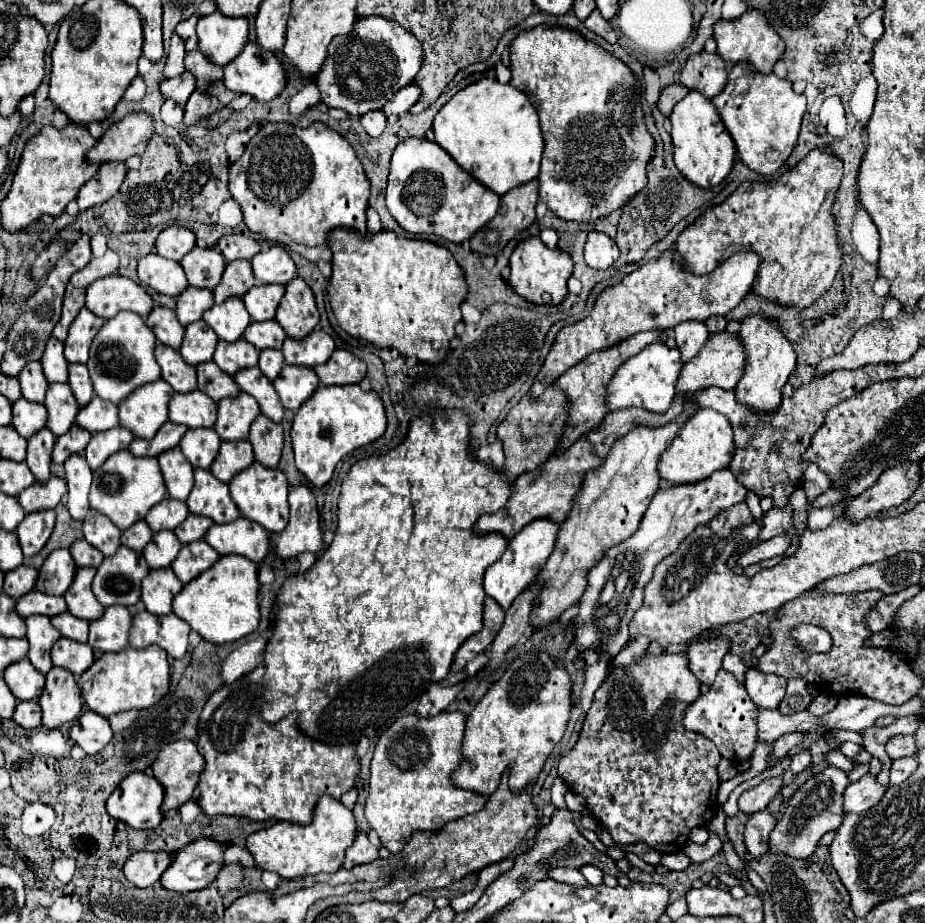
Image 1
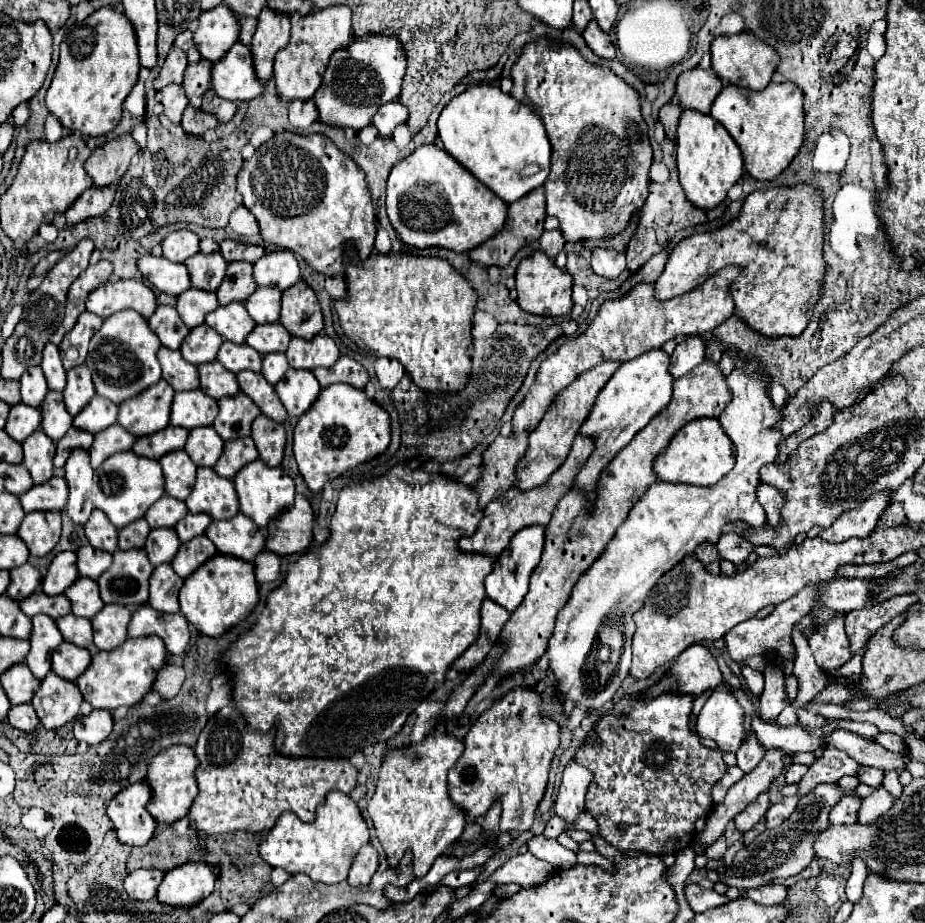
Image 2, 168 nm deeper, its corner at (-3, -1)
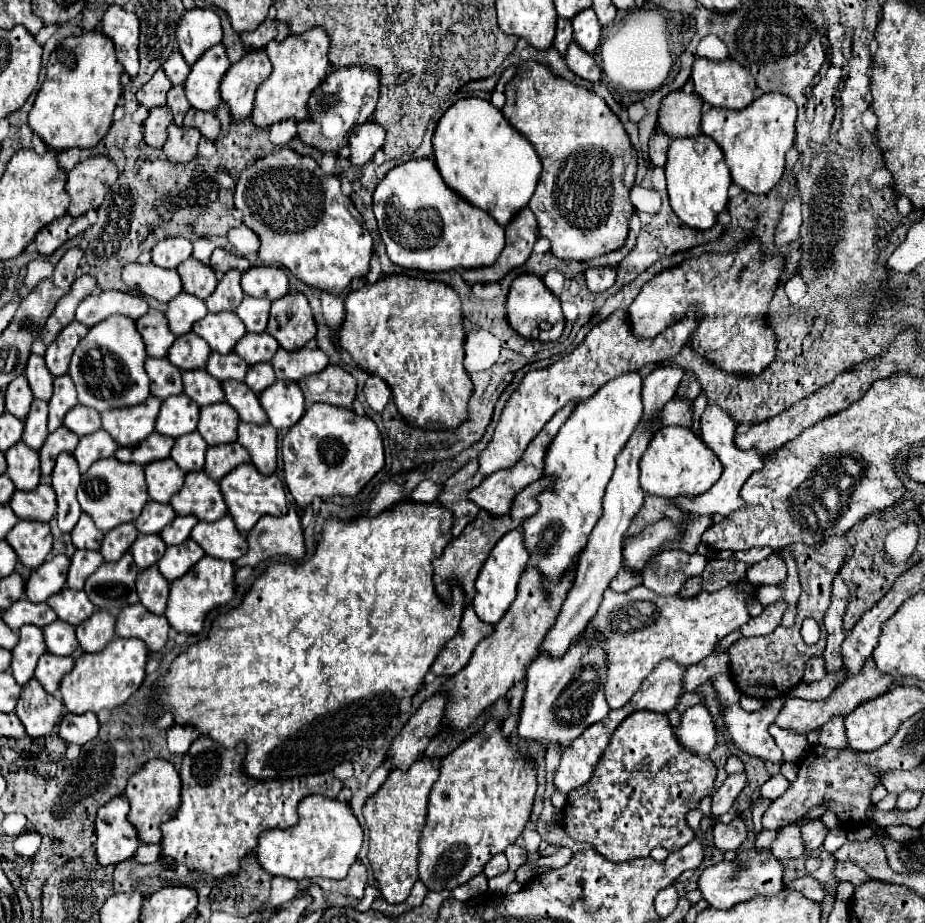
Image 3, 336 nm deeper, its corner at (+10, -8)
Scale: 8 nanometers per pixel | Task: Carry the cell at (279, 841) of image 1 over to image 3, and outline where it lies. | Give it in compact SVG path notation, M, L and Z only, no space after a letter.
M309 795L299 803L299 823L289 829L271 829L259 835L259 863L271 875L289 879L345 879L349 867L357 861L363 843L363 829L349 803Z

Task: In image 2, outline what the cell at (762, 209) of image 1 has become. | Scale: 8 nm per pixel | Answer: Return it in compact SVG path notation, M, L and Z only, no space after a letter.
M802 182L796 186L778 186L754 190L746 196L738 218L720 226L712 232L692 234L680 240L668 256L662 276L656 280L656 298L666 300L690 292L704 280L714 276L720 268L728 264L742 266L740 278L732 284L732 298L736 302L736 314L754 330L766 336L798 336L810 322L816 300L822 296L824 278L828 272L824 254L824 202L822 194L814 184Z

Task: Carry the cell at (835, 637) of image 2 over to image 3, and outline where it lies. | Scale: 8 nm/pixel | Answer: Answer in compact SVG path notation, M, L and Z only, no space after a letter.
M817 657L817 659L811 659L805 667L805 675L803 675L803 683L813 683L813 681L819 681L823 679L825 675L825 661L823 657Z

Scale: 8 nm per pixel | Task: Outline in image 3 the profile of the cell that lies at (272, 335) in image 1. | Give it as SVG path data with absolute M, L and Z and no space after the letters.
M247 333L235 347L235 353L247 361L249 365L255 365L255 363L267 363L273 359L275 351L279 349L279 343L275 337L271 337L269 333L259 333L259 335L253 335L253 333Z

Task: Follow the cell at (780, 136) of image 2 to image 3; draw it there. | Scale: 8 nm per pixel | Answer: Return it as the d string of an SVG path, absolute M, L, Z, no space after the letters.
M765 93L743 111L711 107L707 113L703 113L701 129L723 149L733 183L743 187L747 193L763 195L771 191L783 175L785 153L793 147L795 141L795 121L797 105L787 95Z

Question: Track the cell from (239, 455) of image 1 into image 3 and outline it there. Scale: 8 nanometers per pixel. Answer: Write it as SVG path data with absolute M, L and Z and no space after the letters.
M227 443L227 445L215 445L207 449L205 455L205 473L219 481L223 475L227 475L231 469L235 469L241 463L249 463L251 457L239 443Z

